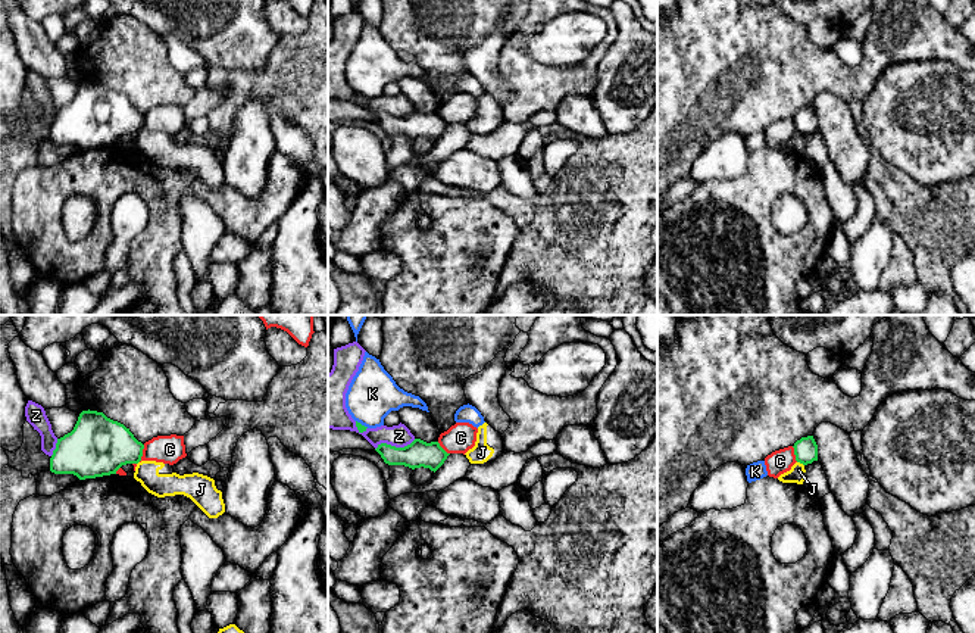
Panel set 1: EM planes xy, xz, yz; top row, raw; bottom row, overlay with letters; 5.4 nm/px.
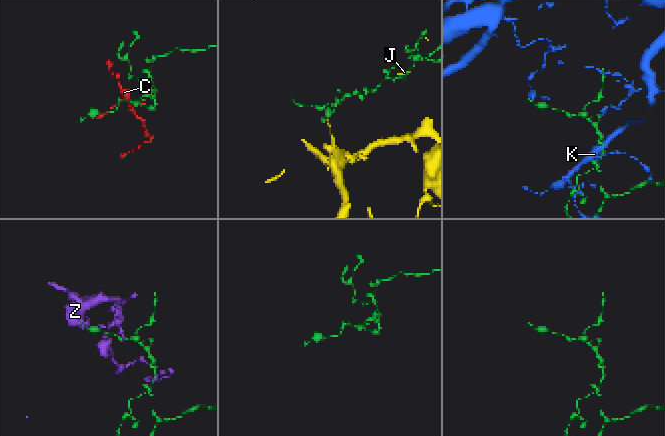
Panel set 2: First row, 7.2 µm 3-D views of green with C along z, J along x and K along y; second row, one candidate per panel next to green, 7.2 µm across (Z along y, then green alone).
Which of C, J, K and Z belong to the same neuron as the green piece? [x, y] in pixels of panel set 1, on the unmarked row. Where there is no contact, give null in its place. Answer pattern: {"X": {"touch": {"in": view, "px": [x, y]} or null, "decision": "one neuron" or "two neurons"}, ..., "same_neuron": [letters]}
{"C": {"touch": {"in": "xy", "px": [141, 124]}, "decision": "two neurons"}, "J": {"touch": {"in": "yz", "px": [800, 133]}, "decision": "two neurons"}, "K": {"touch": {"in": "xz", "px": [361, 94]}, "decision": "two neurons"}, "Z": {"touch": {"in": "xz", "px": [394, 117]}, "decision": "two neurons"}, "same_neuron": []}

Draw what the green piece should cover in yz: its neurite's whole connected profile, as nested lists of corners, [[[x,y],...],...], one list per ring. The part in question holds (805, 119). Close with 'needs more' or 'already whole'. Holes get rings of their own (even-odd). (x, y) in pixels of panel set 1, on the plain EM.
[[[813,106],[801,107],[793,118],[797,132],[807,135],[818,131],[818,115]]] | already whole

